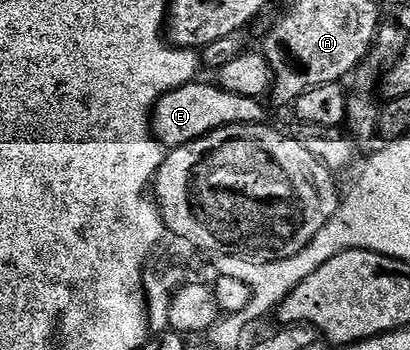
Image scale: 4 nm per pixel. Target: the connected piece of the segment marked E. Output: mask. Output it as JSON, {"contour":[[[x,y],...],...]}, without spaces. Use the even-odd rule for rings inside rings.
{"contour":[[[192,82],[162,96],[151,110],[151,134],[164,149],[180,148],[182,144],[207,136],[218,128],[232,124],[258,124],[264,119],[262,103],[239,94],[229,94],[218,83]]]}

